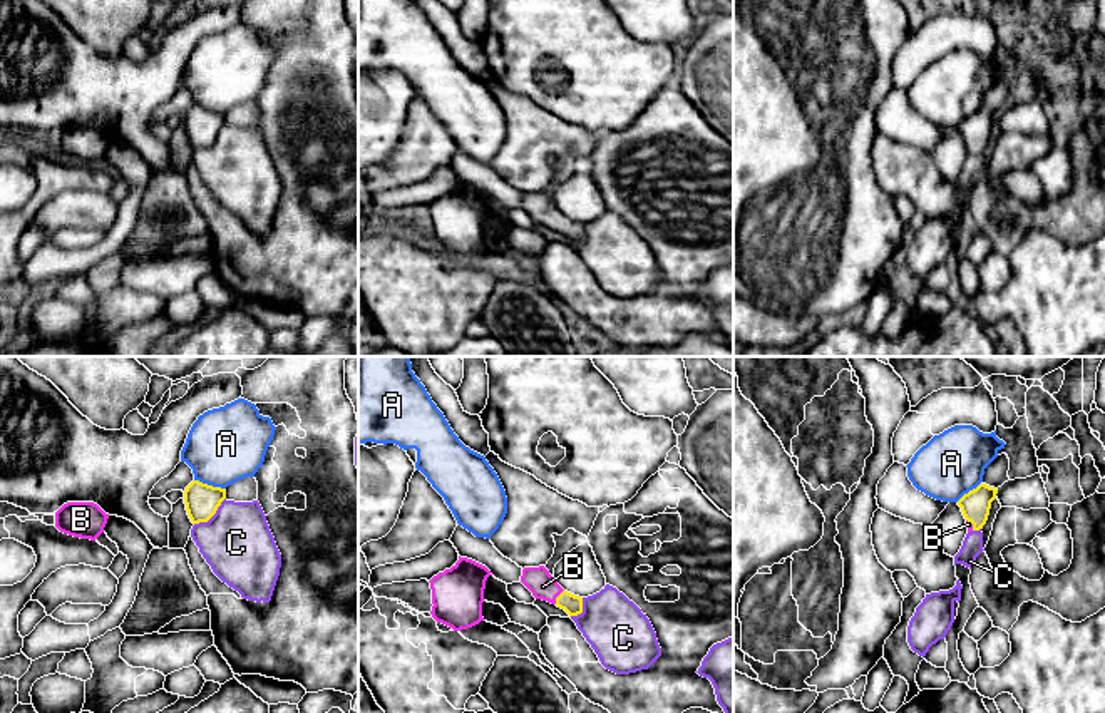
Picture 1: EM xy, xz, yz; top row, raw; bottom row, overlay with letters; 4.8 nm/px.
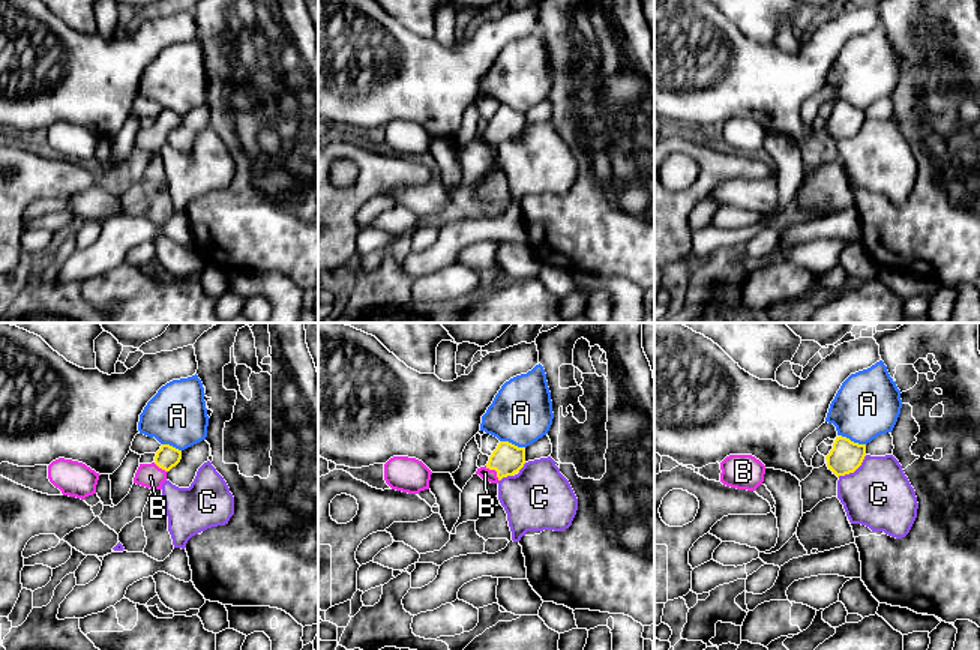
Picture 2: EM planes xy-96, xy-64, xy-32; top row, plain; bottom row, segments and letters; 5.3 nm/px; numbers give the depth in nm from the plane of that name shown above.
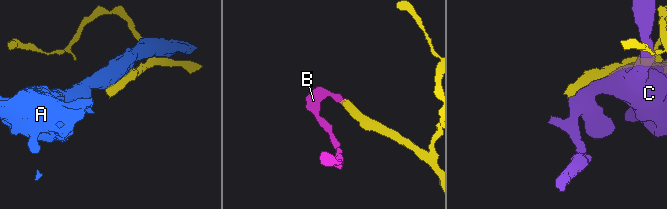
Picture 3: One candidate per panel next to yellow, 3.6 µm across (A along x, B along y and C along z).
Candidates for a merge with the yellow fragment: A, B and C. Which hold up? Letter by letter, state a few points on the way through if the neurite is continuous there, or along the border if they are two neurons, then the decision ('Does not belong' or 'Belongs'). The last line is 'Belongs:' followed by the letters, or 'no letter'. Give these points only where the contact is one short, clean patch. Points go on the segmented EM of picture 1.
A: Does not belong
B: Belongs
C: Does not belong
Belongs: B

